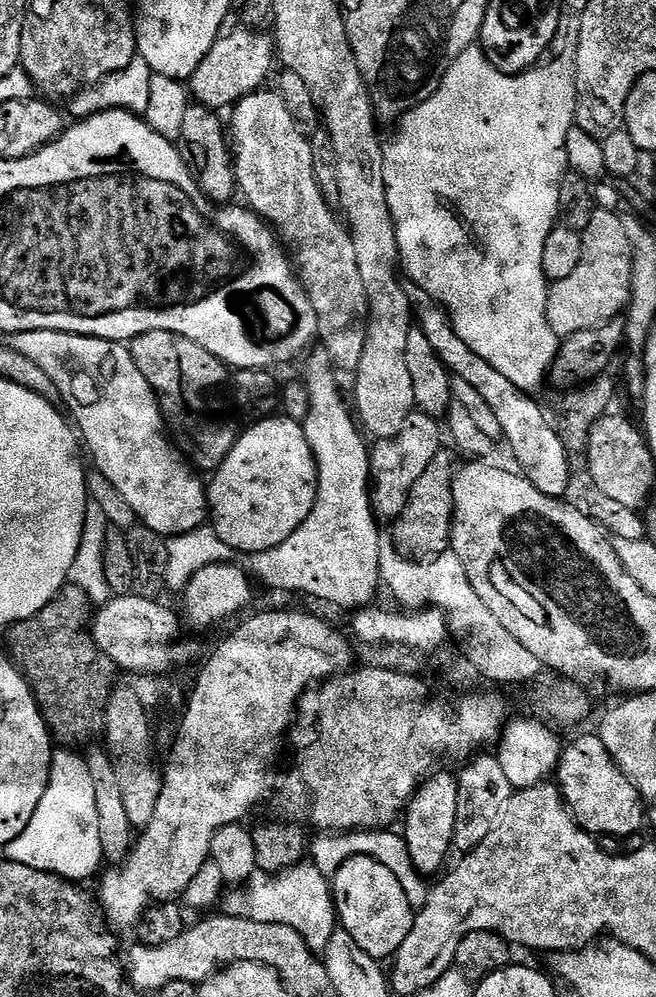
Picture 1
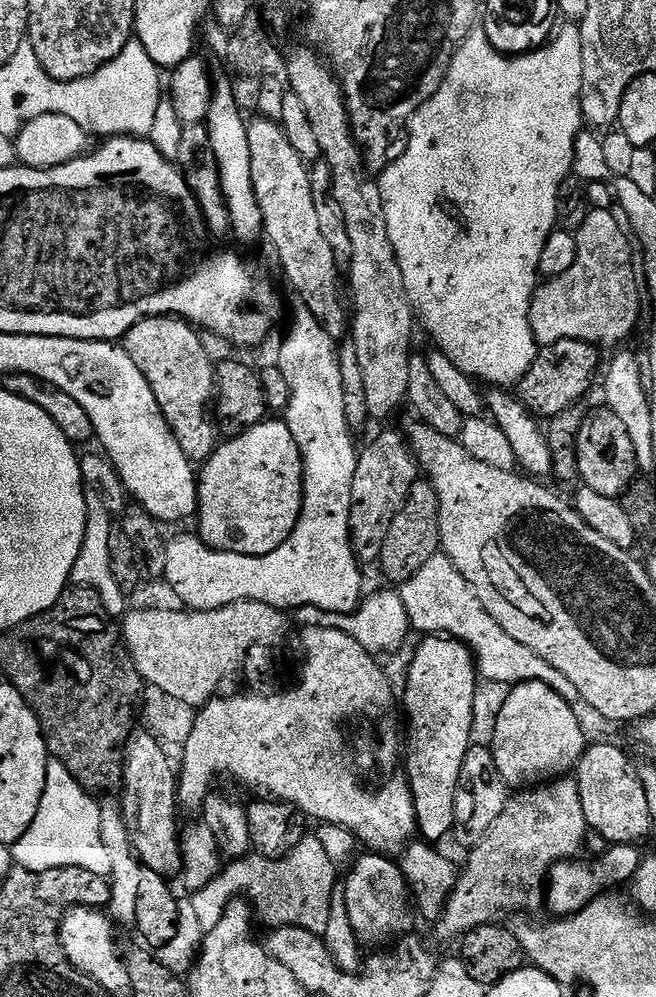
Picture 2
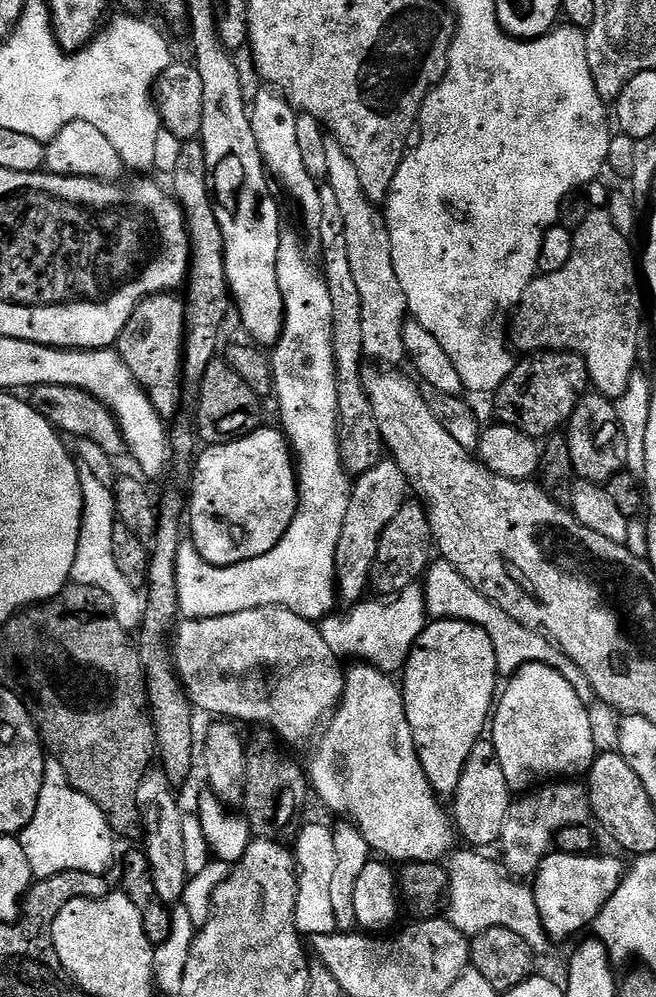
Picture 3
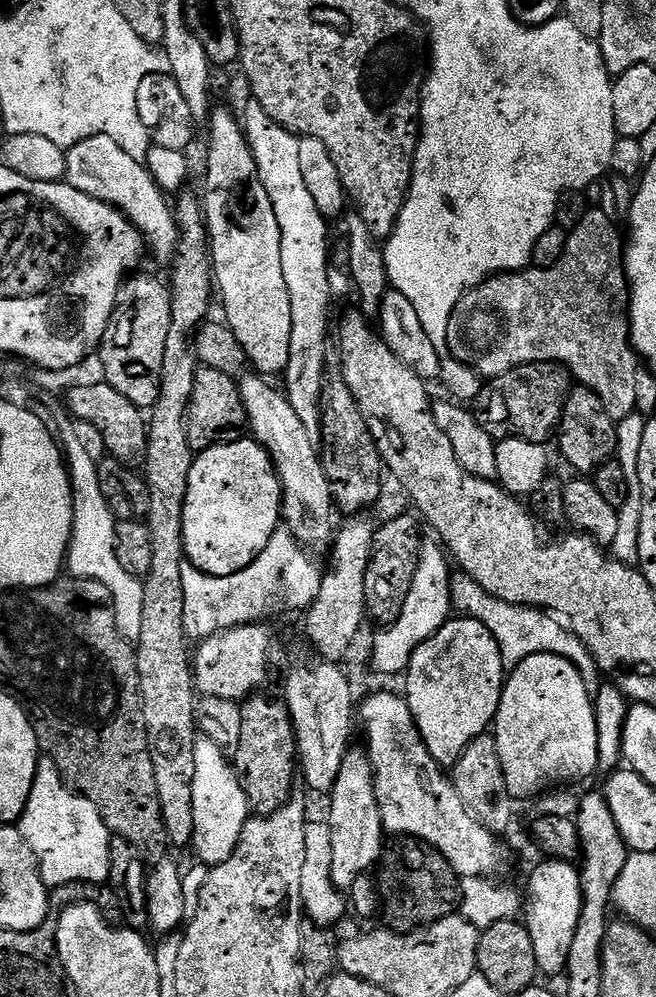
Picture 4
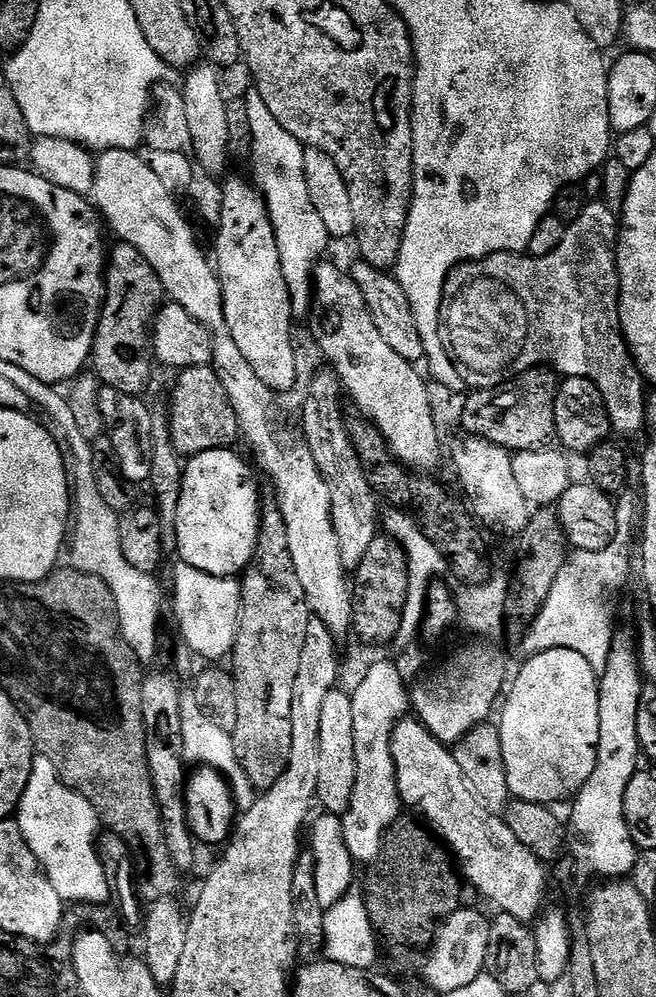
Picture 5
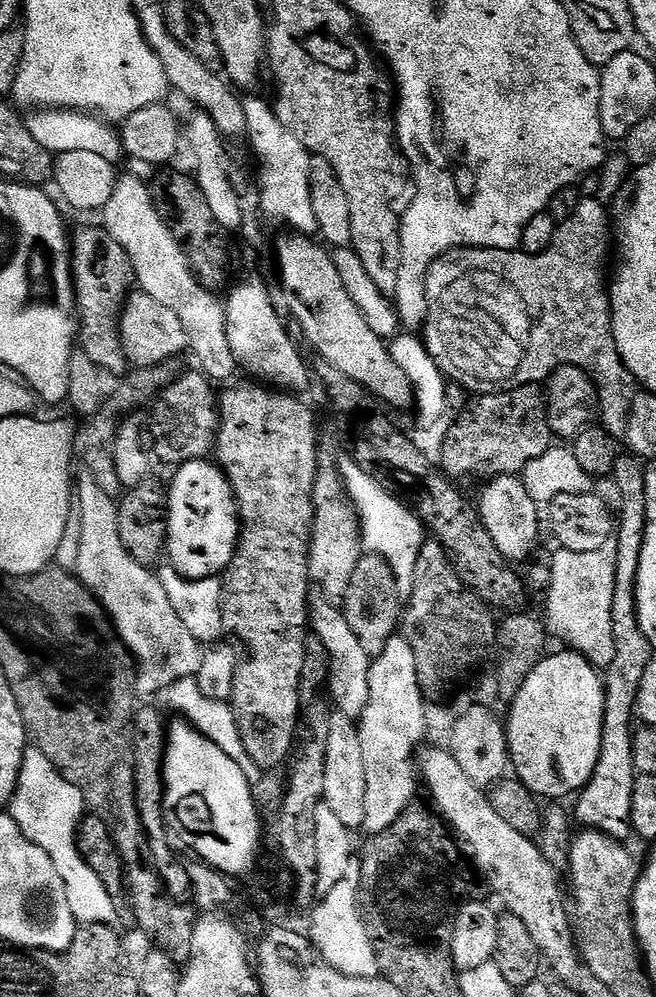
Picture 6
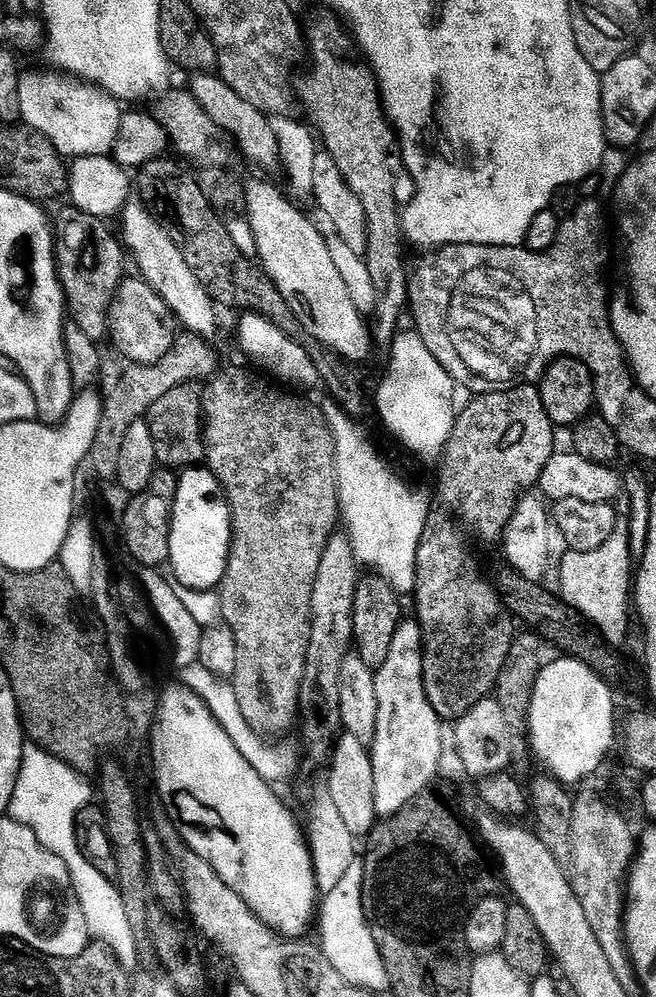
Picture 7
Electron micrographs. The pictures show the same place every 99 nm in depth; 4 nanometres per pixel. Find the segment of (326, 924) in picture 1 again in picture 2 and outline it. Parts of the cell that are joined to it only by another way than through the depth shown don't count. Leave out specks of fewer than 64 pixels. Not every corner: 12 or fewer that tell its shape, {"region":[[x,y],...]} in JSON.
{"region":[[315,834],[272,869],[225,863],[191,893],[201,933],[246,894],[269,925],[317,934],[337,869]]}

